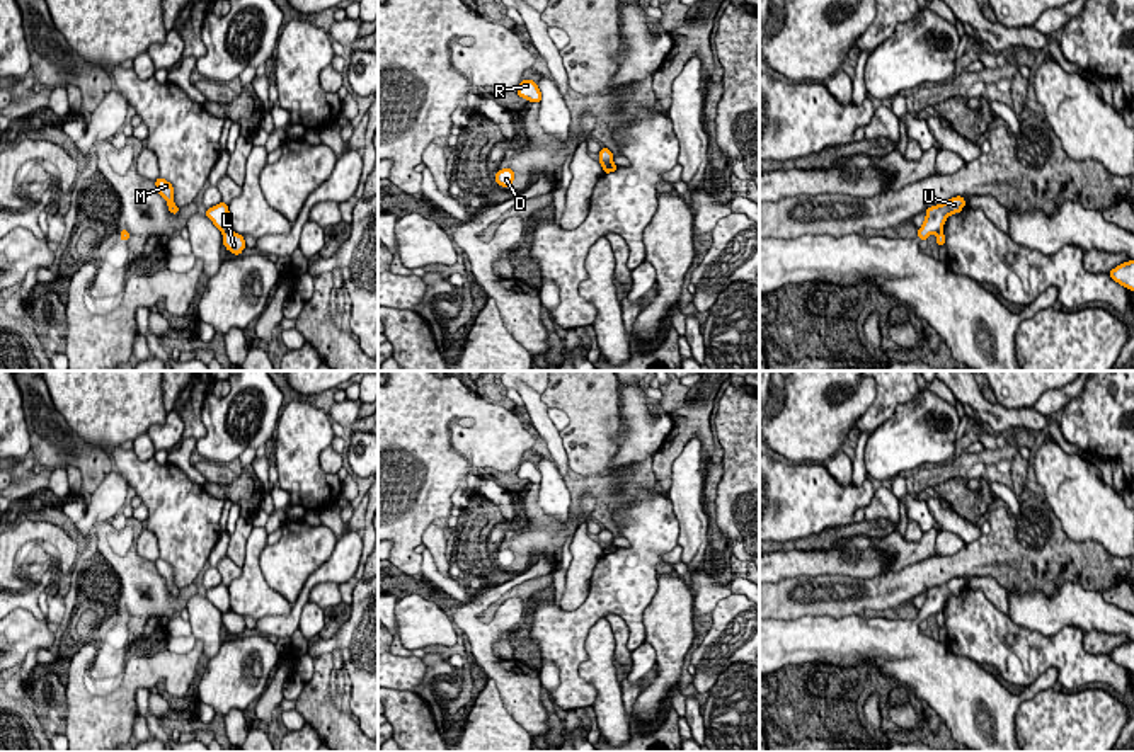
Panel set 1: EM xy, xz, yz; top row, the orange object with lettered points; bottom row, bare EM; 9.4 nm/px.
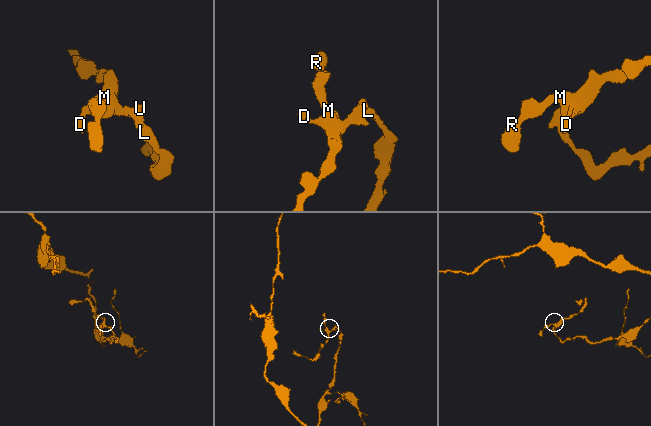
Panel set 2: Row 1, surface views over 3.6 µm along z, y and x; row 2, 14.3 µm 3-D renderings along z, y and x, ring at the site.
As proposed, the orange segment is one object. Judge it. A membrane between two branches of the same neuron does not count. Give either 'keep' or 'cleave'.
cleave

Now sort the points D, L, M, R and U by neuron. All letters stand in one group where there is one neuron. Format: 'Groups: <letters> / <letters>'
Groups: D M R U / L

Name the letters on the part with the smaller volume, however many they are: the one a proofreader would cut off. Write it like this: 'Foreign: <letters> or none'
Foreign: D, M, R, U

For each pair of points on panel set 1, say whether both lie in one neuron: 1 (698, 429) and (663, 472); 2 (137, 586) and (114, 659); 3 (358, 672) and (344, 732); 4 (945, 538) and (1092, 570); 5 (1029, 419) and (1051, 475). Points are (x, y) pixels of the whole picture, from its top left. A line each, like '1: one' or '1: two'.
1: one
2: one
3: two
4: two
5: two

